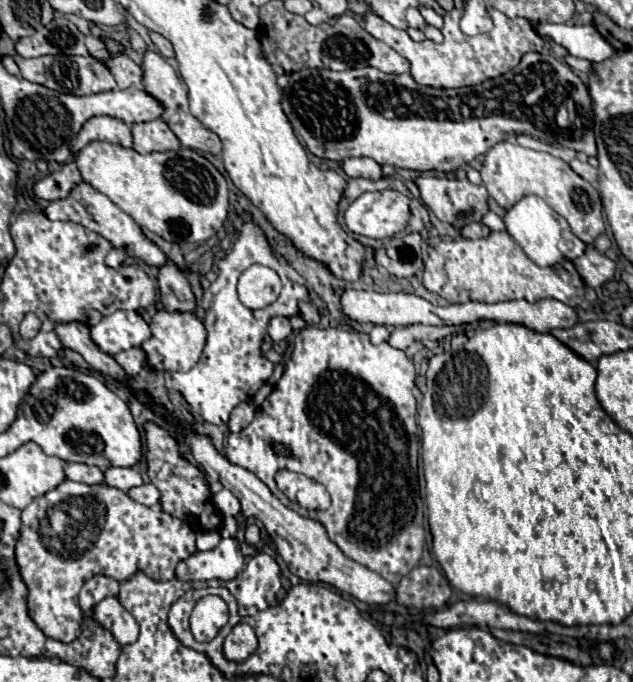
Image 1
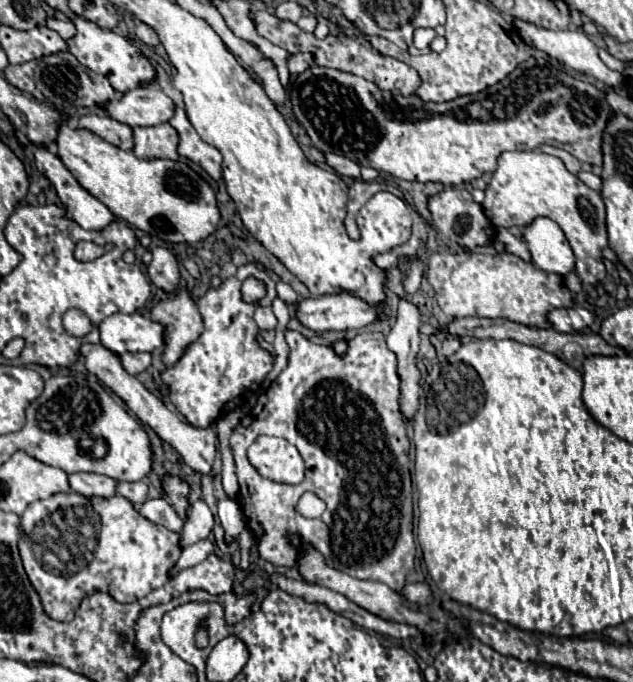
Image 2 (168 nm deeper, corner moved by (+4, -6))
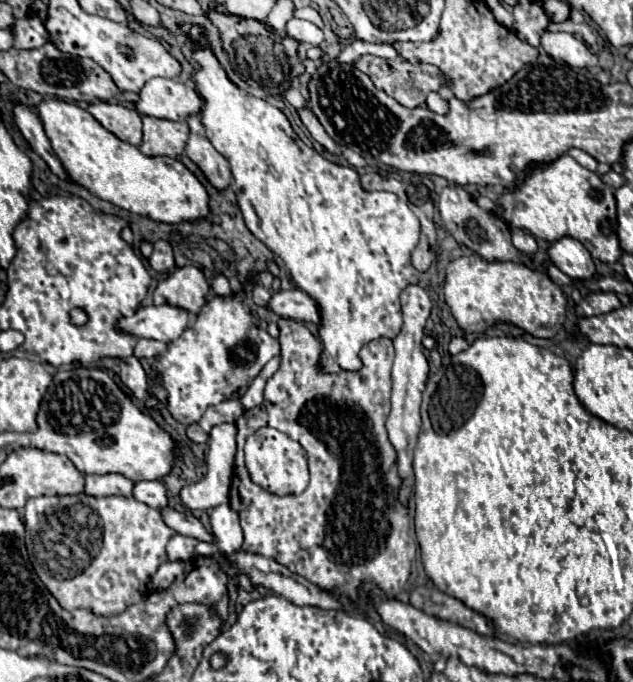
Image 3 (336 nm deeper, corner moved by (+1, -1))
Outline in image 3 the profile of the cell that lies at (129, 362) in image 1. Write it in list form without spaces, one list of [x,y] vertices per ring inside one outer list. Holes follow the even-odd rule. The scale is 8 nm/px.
[[[138,339],[136,347],[134,347],[134,355],[138,359],[144,359],[144,357],[158,357],[160,353],[166,351],[166,343],[162,341],[154,341],[154,339]]]

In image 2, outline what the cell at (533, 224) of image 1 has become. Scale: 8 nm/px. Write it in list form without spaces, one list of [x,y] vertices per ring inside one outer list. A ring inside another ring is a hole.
[[[535,218],[523,228],[533,264],[543,272],[569,274],[575,270],[575,254],[563,234],[563,230],[549,218]]]

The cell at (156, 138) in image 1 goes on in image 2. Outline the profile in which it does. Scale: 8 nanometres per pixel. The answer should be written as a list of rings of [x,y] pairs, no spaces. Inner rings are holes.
[[[159,124],[159,126],[147,126],[147,128],[133,128],[135,136],[135,156],[141,160],[151,158],[169,158],[177,160],[177,144],[179,134],[171,124]]]

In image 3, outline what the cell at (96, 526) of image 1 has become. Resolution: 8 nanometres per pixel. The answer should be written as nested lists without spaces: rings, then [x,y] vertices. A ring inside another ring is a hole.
[[[86,493],[66,497],[34,497],[24,507],[26,549],[34,571],[56,601],[66,609],[92,609],[98,615],[122,613],[134,603],[134,593],[146,591],[150,577],[168,561],[166,543],[174,531],[162,521],[158,509],[152,509],[134,497],[92,497]]]

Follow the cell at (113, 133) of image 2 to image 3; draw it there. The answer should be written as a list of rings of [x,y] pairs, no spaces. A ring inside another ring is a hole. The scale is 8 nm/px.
[[[94,101],[88,105],[86,111],[92,113],[94,119],[104,129],[114,133],[118,139],[136,147],[142,143],[142,121],[134,109],[128,109],[124,105],[110,105],[104,101]]]

